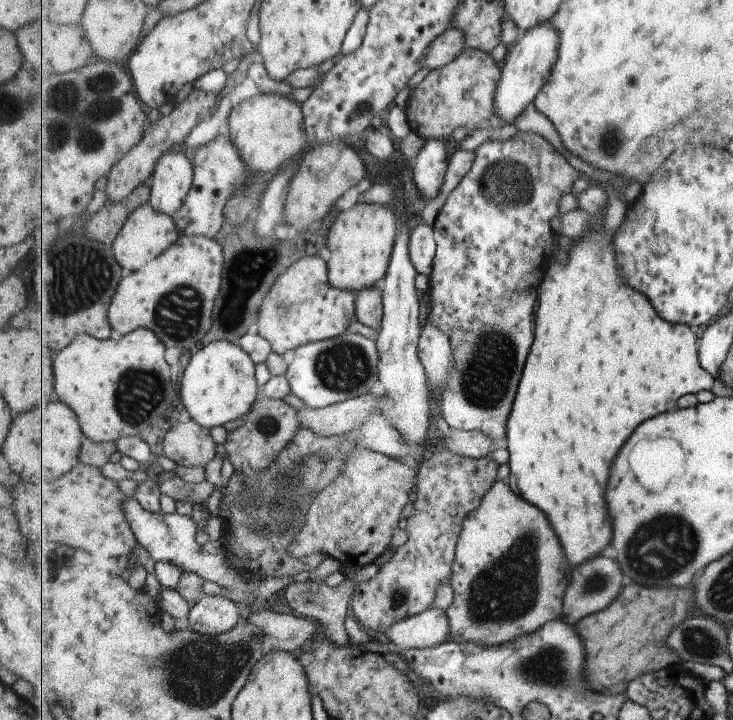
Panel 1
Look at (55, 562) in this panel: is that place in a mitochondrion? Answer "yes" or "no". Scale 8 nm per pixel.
no

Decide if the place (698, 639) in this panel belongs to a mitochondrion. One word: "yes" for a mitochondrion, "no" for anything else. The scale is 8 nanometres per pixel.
yes

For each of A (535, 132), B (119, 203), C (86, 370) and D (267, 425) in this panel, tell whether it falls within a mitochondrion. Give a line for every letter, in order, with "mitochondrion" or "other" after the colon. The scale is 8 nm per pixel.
A: other
B: other
C: other
D: mitochondrion

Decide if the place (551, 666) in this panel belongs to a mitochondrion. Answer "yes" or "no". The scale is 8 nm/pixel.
yes

